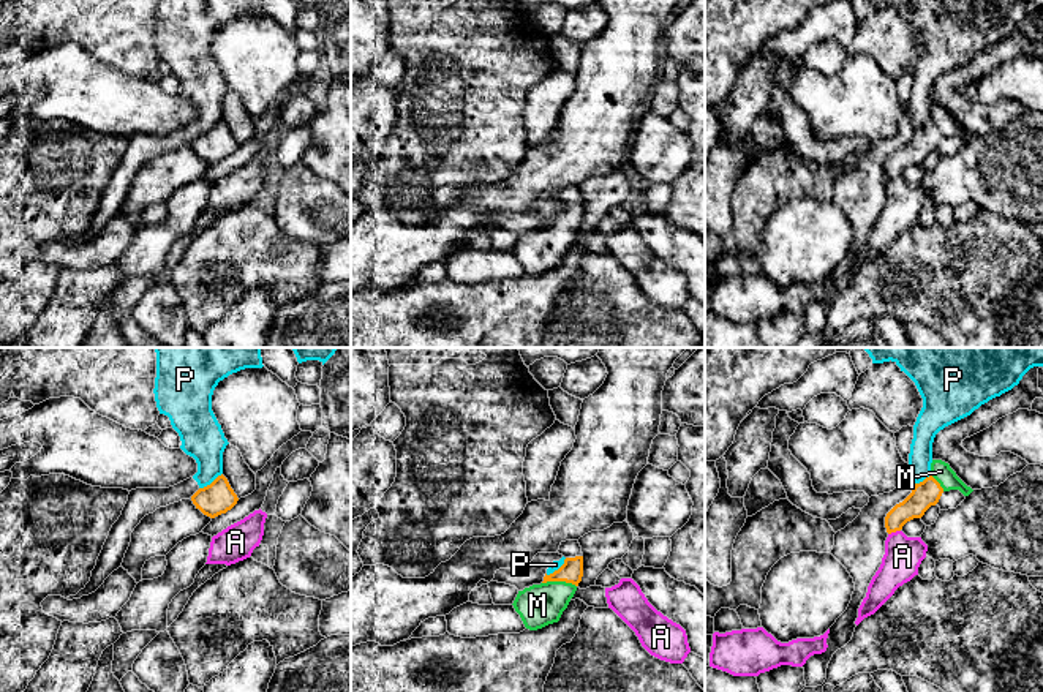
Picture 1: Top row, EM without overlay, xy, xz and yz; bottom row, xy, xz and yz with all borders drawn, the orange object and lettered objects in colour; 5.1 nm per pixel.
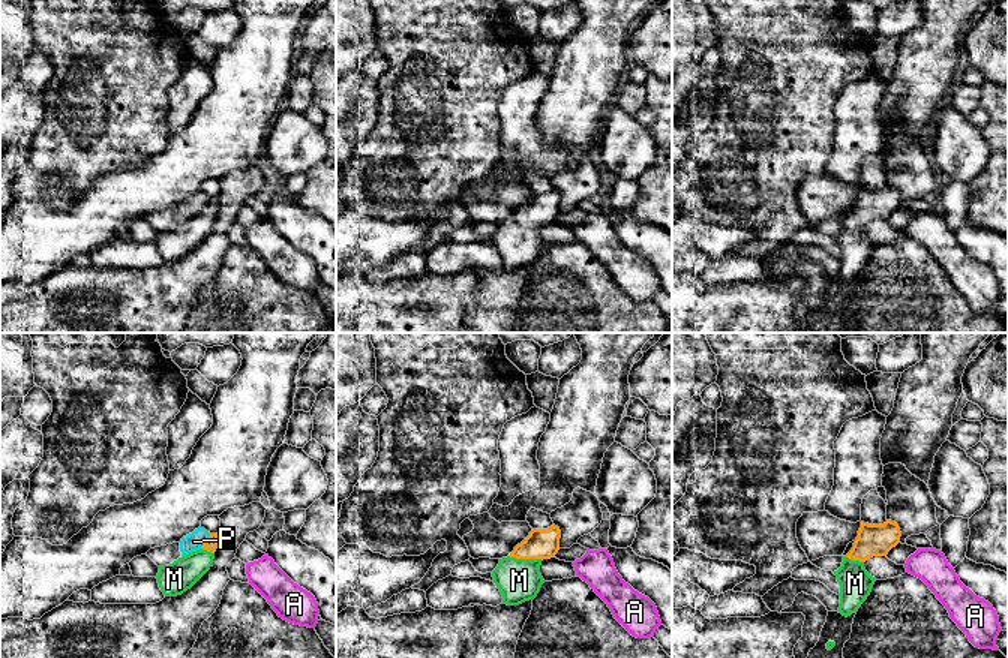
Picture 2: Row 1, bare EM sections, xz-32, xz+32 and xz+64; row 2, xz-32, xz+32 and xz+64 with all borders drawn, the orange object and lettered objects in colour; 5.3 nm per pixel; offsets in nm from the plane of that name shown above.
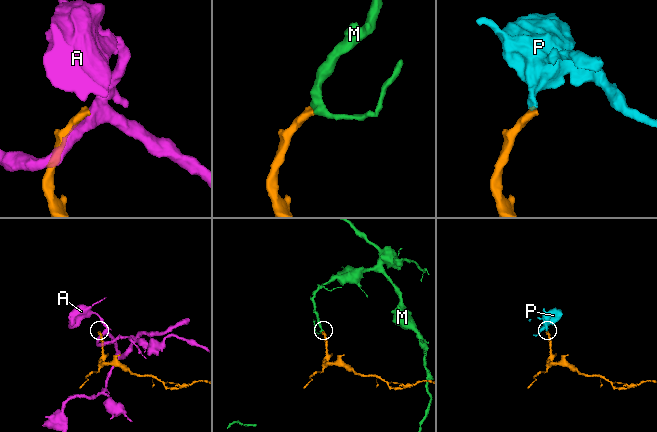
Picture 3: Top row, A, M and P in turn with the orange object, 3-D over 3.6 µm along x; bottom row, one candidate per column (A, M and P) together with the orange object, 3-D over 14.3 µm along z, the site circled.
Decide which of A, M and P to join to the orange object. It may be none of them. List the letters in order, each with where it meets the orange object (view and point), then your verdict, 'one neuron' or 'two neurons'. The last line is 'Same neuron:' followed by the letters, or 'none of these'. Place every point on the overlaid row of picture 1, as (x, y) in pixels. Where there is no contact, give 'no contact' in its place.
A: yz (893, 531) | two neurons
M: xz (560, 580) | one neuron
P: xy (212, 482) | two neurons
Same neuron: M

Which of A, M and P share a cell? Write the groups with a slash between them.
A / M / P

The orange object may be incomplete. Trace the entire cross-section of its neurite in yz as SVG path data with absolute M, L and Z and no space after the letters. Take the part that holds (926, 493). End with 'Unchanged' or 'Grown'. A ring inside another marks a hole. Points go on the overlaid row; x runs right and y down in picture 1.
M932 460L931 476L923 482L915 483L912 493L887 513L887 532L901 531L907 521L921 518L931 506L939 502L942 493L950 490L959 490L964 496L969 496L973 491L956 476L948 463Z. Grown

